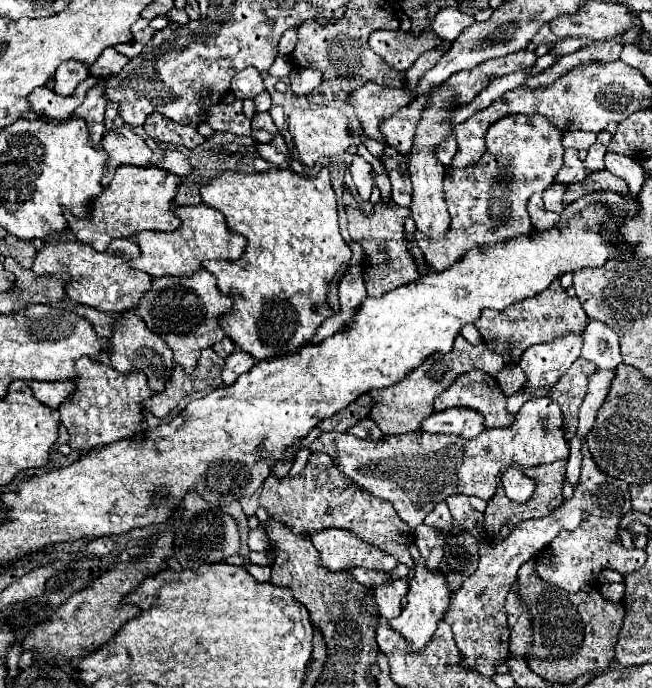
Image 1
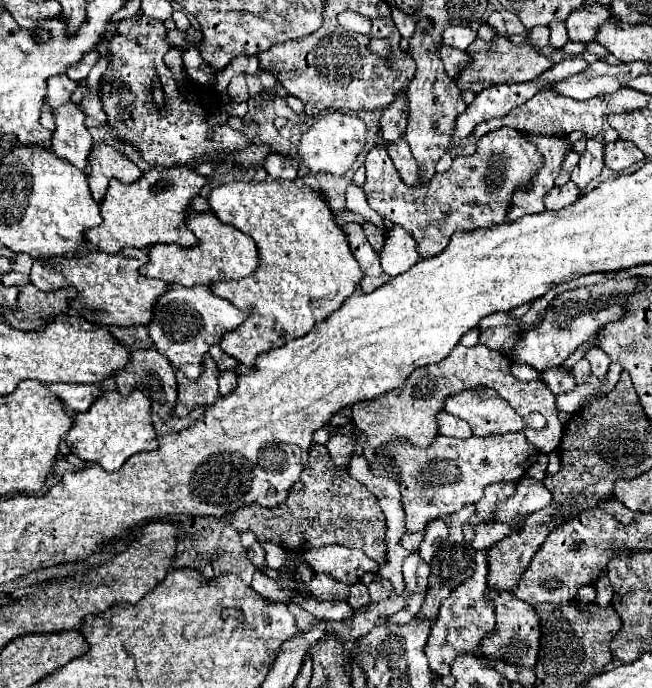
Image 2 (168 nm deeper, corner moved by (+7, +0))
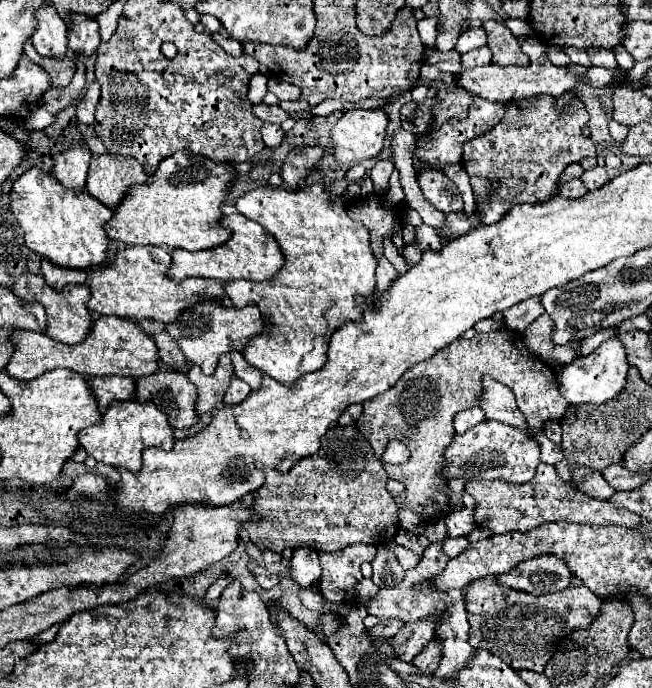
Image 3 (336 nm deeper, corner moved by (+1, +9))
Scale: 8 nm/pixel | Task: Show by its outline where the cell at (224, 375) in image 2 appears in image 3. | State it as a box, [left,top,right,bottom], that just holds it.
[223,378,251,406]

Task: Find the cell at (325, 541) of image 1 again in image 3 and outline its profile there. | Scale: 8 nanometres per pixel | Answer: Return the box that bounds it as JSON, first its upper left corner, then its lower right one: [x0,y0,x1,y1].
[321,544,377,602]

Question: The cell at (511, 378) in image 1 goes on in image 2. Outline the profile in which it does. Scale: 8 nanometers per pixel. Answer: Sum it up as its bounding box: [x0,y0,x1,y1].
[511,365,539,381]

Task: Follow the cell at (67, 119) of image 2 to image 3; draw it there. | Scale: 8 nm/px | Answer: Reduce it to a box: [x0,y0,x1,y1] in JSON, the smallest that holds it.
[51,144,91,190]

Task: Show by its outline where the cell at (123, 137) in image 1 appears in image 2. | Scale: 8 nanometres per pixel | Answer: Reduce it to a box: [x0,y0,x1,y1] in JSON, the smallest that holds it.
[89,141,141,201]

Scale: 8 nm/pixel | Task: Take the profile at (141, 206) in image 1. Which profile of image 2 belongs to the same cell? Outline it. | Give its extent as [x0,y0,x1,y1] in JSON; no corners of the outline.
[85,167,209,253]

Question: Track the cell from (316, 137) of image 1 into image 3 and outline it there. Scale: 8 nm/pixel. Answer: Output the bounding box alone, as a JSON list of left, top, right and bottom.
[331,110,389,162]

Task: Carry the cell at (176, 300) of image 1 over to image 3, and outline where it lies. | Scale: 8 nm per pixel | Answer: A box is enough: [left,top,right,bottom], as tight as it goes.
[167,302,265,374]

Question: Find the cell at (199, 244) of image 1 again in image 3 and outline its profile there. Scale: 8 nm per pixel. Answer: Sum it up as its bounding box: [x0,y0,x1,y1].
[169,214,285,282]

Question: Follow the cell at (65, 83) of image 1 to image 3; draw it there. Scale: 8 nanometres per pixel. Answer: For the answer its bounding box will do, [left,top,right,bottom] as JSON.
[41,62,85,114]

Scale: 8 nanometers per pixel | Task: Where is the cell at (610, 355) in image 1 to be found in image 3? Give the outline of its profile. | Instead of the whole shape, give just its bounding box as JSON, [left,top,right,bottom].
[559,338,629,404]

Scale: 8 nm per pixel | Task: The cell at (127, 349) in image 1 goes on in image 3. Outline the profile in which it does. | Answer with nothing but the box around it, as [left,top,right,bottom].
[137,368,199,430]

